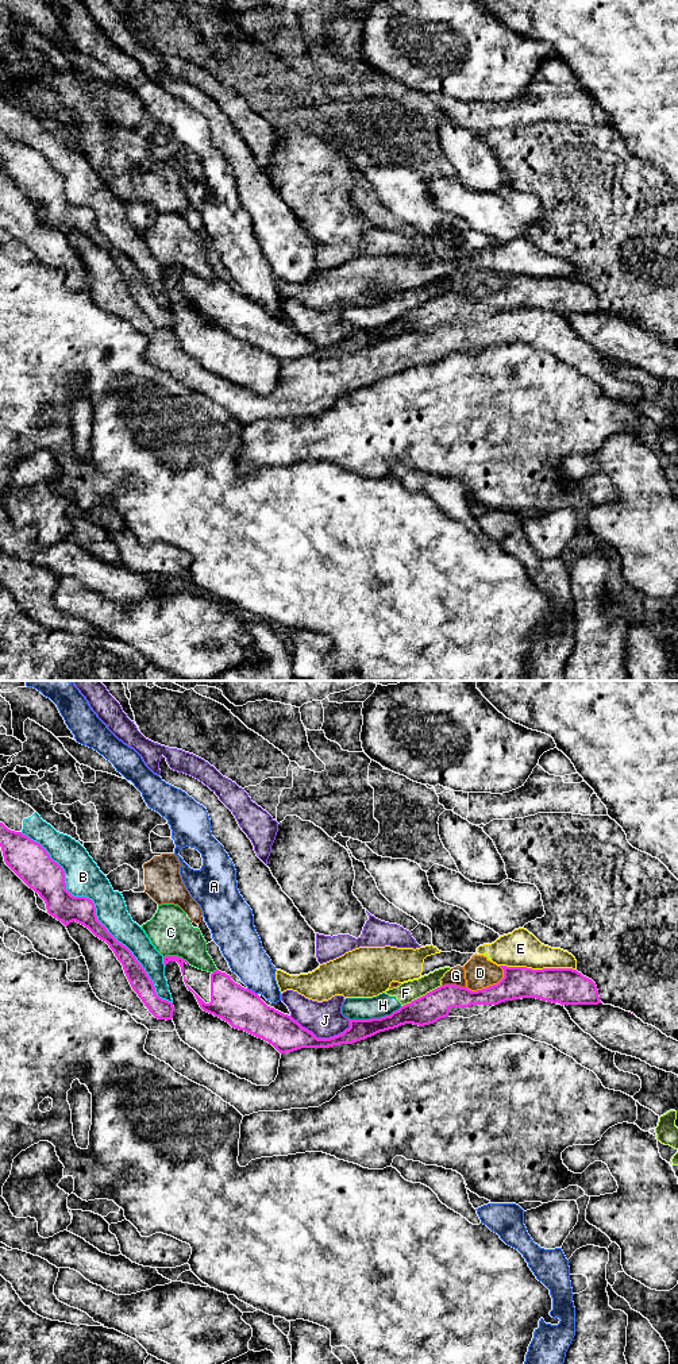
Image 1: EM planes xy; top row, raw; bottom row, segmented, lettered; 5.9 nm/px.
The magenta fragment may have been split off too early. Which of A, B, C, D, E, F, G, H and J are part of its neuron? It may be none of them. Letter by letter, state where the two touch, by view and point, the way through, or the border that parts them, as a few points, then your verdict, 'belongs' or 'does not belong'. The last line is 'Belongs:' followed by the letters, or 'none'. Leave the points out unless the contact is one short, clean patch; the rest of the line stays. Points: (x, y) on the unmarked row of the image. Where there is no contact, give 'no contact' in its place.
A: meets magenta in xy at (253, 300); does not belong
B: meets magenta in xy at (95, 220); does not belong
C: meets magenta in xy at (177, 265); border along xy (164, 265), (181, 265), (189, 272); does not belong
D: meets magenta in xy at (489, 295); border along xy (504, 278), (504, 284), (496, 292), (476, 299), (466, 296); does not belong
E: meets magenta in xy at (538, 278); does not belong
F: meets magenta in xy at (420, 305); does not belong
G: meets magenta in xy at (454, 293); does not belong
H: meets magenta in xy at (374, 327); does not belong
J: meets magenta in xy at (320, 347); border along xy (289, 324), (318, 346), (332, 346), (350, 335); does not belong
Belongs: none

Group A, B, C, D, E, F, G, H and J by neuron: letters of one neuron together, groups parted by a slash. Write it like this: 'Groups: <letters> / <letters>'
Groups: A / B / C / D G / E / F H / J

